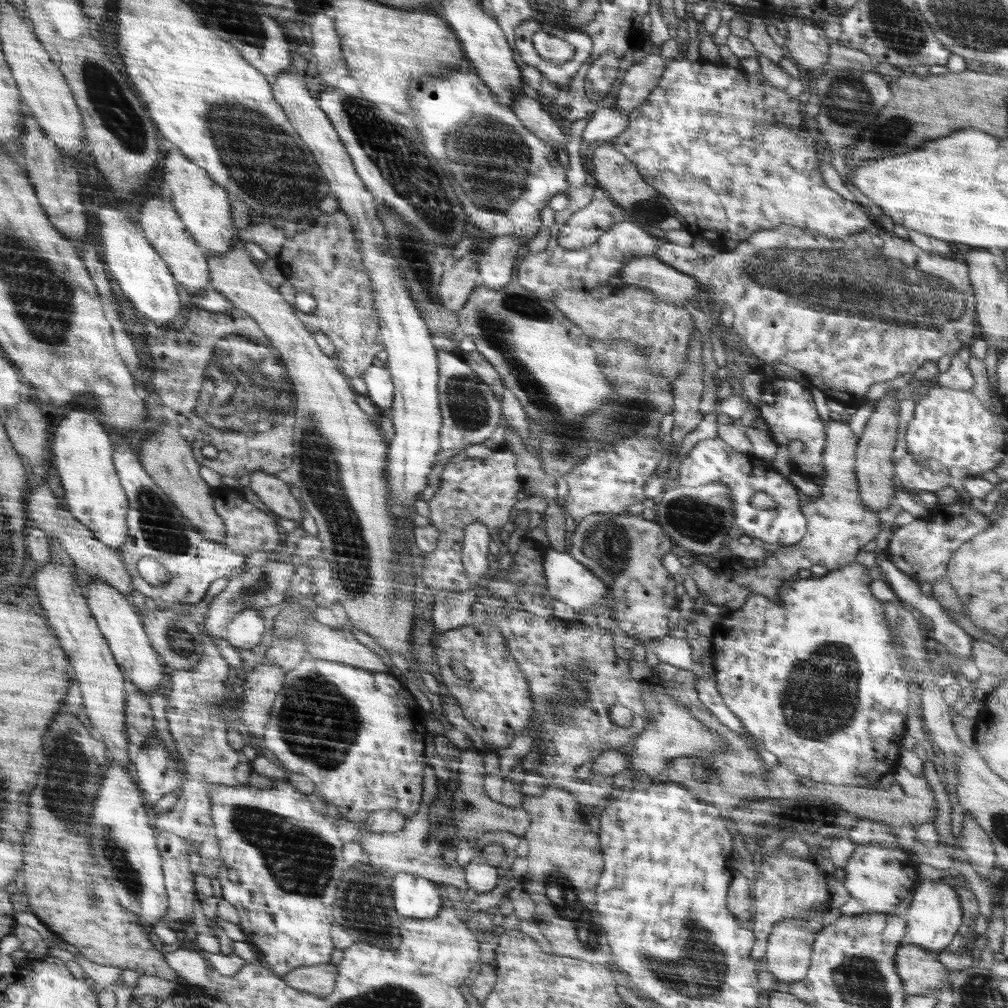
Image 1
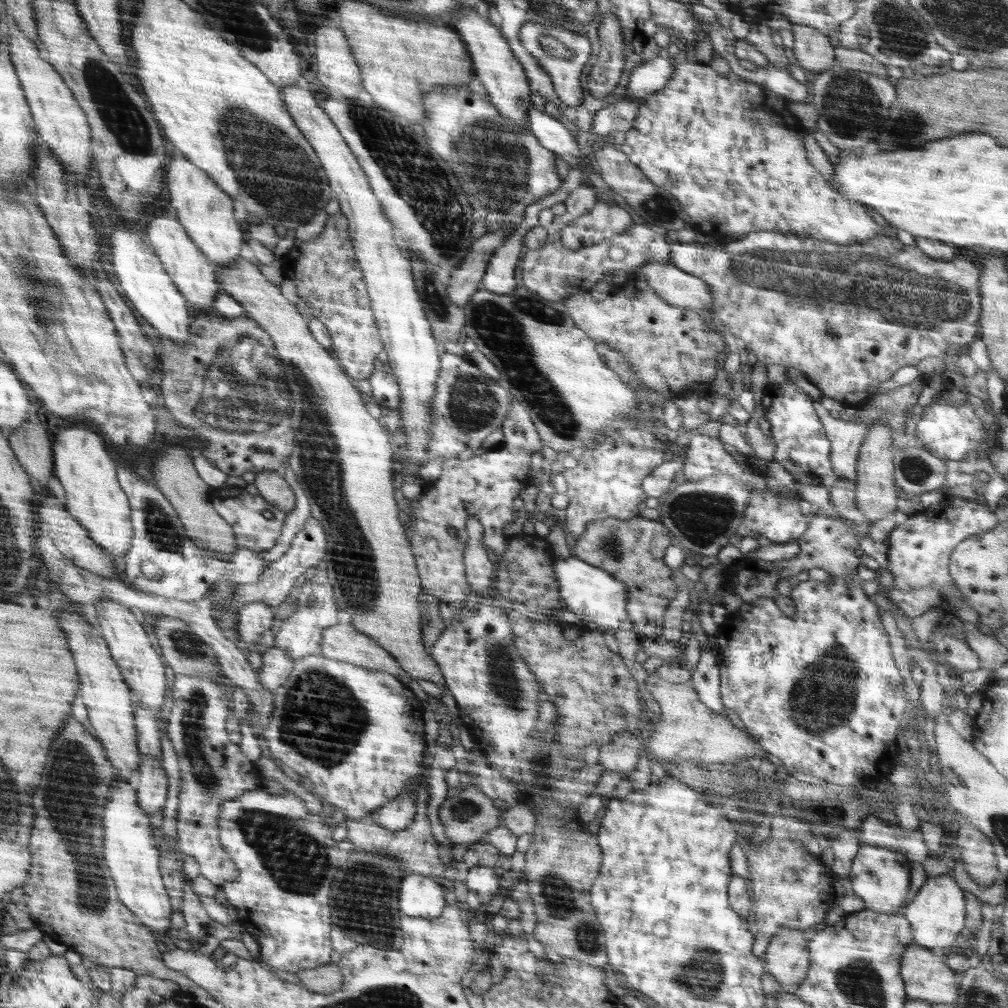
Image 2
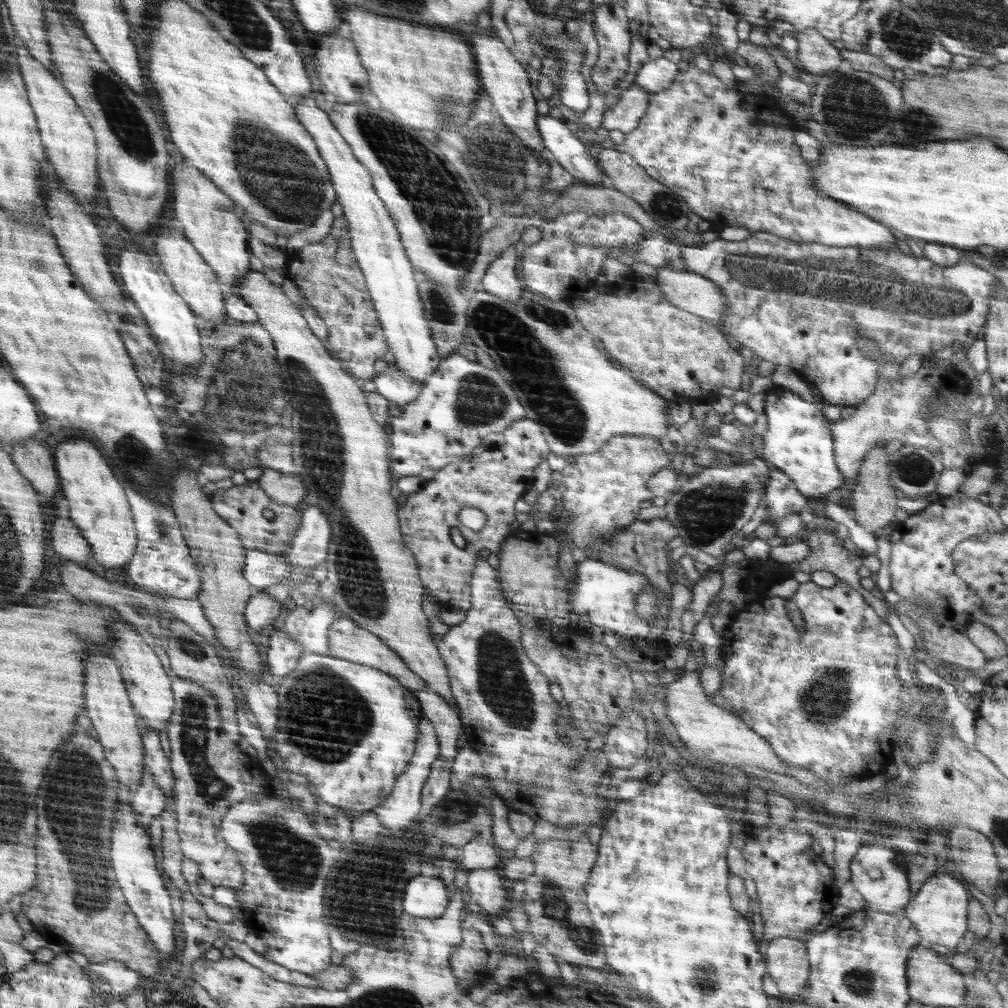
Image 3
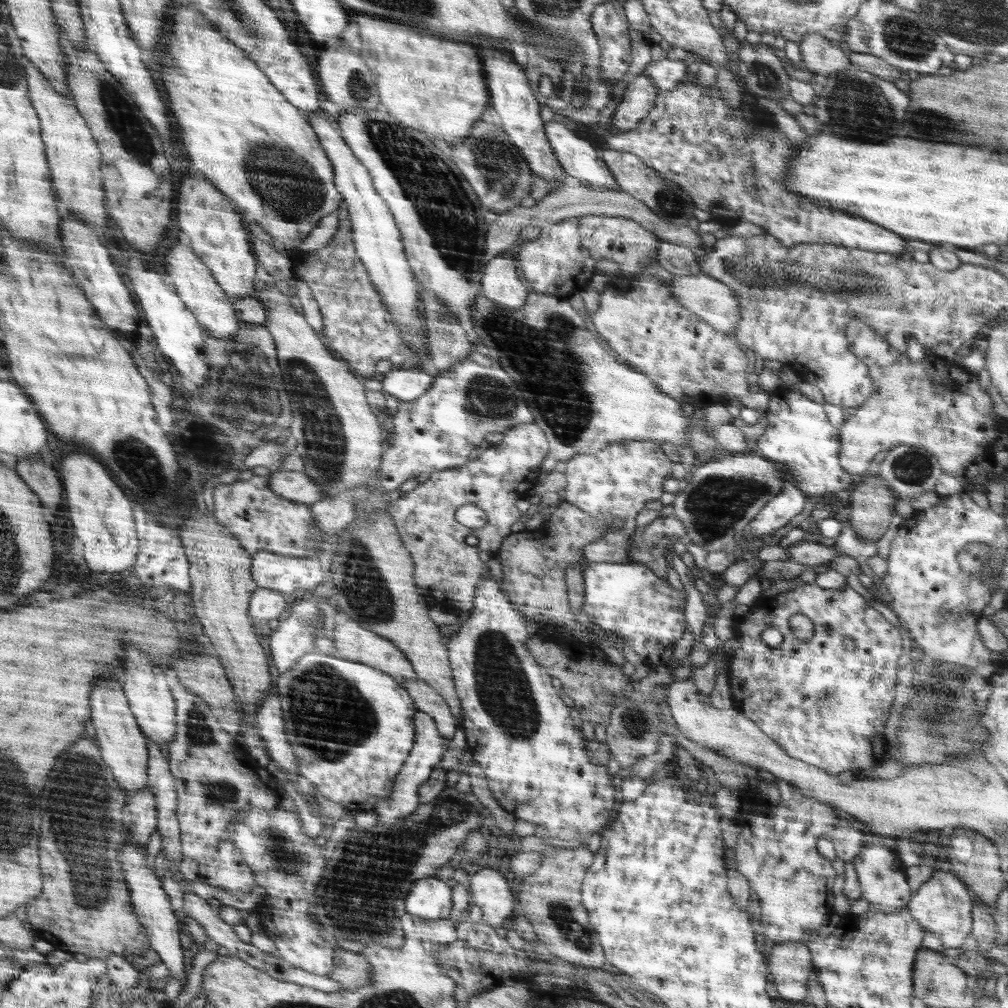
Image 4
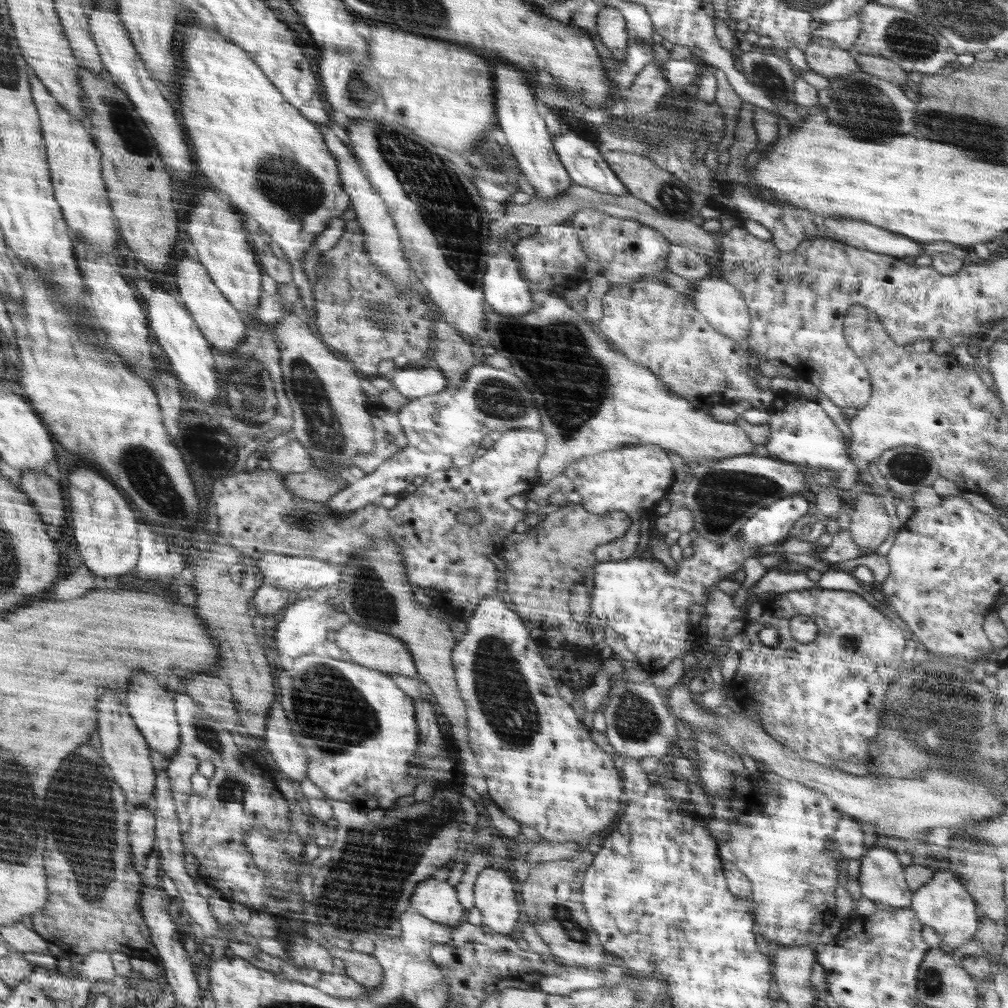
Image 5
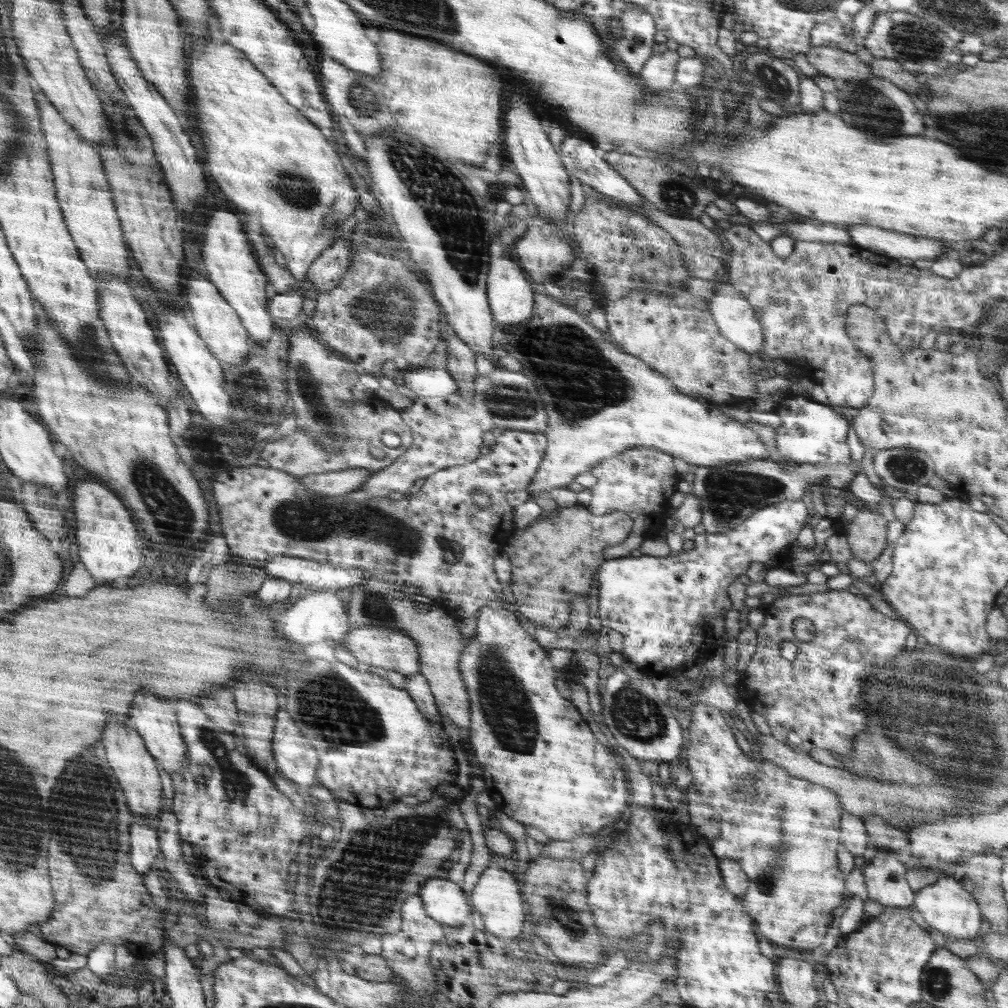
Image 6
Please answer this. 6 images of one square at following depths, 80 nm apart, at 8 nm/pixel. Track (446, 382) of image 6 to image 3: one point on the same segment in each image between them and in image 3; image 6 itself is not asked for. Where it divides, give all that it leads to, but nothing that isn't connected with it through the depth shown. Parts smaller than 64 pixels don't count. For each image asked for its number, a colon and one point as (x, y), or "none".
3: (394, 386)
4: (406, 383)
5: (412, 382)

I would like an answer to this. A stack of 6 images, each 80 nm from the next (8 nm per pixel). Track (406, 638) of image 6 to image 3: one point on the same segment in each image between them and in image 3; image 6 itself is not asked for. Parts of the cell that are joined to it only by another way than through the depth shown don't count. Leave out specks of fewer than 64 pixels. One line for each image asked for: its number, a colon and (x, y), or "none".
3: (346, 640)
4: (352, 641)
5: (383, 652)

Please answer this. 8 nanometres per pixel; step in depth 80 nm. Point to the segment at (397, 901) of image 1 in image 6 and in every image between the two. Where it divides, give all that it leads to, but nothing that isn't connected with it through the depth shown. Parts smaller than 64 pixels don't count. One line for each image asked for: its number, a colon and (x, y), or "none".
2: (421, 896)
3: (426, 897)
4: (432, 899)
5: (435, 900)
6: (446, 903)

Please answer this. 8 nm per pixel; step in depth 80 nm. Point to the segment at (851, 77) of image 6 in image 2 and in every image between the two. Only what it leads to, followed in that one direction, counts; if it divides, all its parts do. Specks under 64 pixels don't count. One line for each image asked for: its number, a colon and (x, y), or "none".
2: (812, 48)
3: (817, 55)
4: (819, 55)
5: (825, 57)

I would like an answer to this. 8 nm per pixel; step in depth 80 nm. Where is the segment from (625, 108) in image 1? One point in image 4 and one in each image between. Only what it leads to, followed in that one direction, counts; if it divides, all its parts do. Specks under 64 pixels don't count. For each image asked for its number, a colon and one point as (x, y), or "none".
2: (649, 77)
3: (655, 75)
4: (665, 74)

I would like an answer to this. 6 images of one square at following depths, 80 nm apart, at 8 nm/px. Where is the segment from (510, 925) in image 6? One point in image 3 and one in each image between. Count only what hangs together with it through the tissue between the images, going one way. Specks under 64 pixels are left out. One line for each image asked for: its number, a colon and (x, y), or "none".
3: (488, 889)
4: (489, 889)
5: (495, 894)

